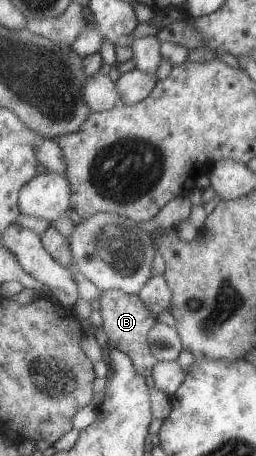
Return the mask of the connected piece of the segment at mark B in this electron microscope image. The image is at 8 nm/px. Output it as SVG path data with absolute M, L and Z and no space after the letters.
M103 290L95 303L99 307L103 324L102 327L108 337L109 345L116 347L119 351L125 352L131 357L135 371L143 377L151 377L153 375L153 366L157 363L157 359L151 353L147 338L149 331L155 325L156 319L151 317L151 313L147 311L147 307L143 305L143 301L138 294L129 295L121 290Z

